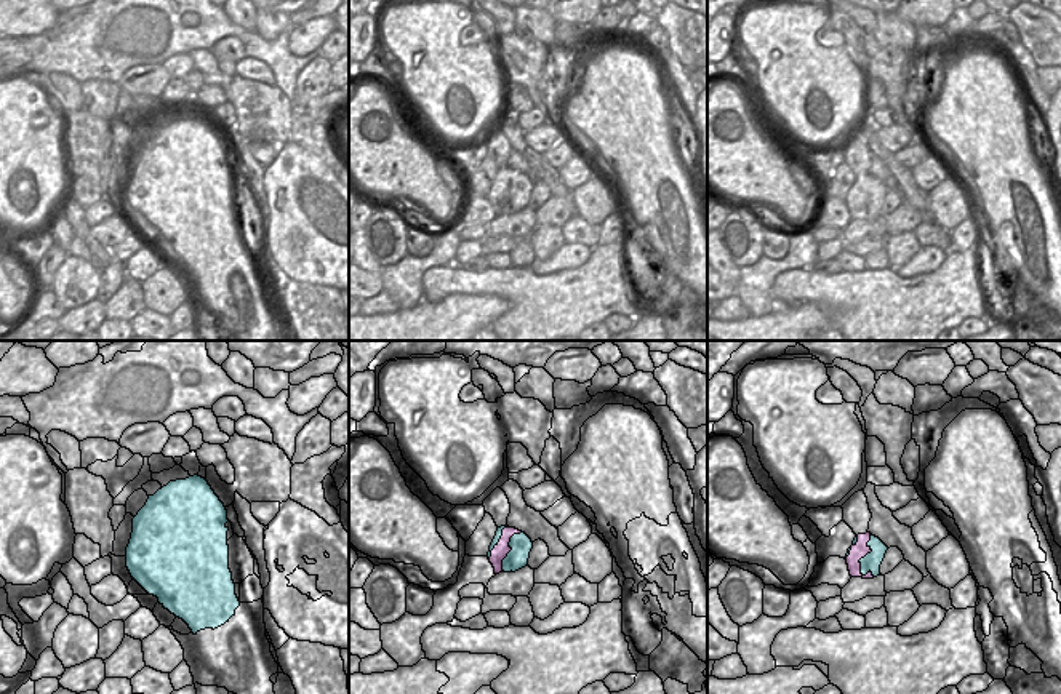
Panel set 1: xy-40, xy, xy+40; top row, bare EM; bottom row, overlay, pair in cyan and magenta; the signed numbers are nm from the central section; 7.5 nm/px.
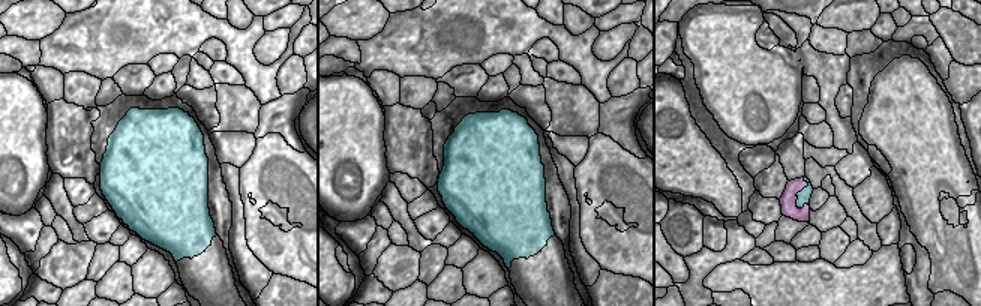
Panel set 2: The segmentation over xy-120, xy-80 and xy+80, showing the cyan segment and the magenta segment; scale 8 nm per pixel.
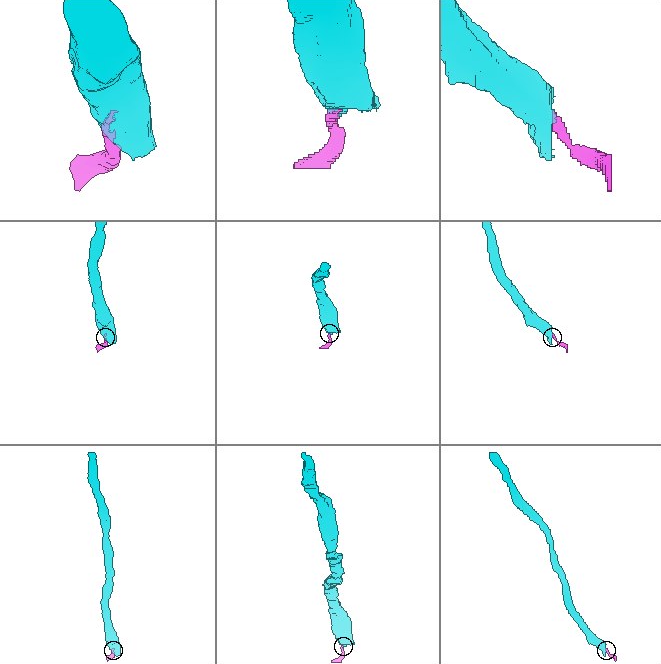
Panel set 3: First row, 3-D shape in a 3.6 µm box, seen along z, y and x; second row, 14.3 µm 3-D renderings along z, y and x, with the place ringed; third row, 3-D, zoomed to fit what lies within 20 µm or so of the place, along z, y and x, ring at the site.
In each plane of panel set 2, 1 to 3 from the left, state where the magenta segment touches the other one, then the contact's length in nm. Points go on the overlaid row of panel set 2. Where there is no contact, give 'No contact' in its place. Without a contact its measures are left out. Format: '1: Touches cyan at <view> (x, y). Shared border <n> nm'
1: No contact
2: No contact
3: Touches cyan at xy+80 (798, 192). Shared border 260 nm

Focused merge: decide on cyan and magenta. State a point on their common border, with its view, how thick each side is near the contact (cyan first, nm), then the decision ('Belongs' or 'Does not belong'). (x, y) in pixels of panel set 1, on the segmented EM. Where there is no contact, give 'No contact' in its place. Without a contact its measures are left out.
Touches cyan at xy+40 (866, 555). Thickness 140 nm (cyan) against 120 nm. Does not belong

